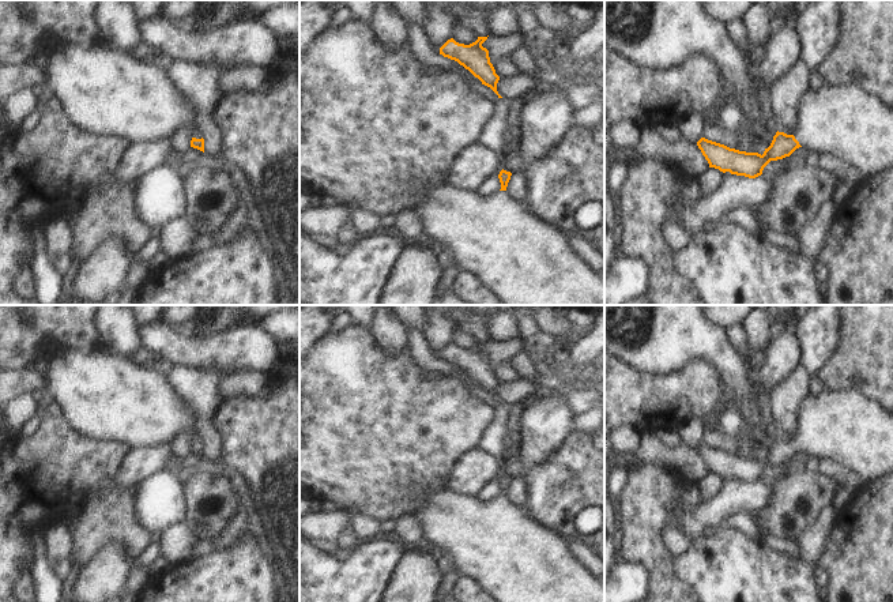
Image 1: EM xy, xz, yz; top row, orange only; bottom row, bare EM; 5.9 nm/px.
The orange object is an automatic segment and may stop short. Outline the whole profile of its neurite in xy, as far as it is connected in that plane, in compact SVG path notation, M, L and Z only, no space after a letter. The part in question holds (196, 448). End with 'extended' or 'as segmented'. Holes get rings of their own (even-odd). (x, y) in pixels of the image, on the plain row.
M60 347L39 368L45 390L83 434L108 443L127 443L133 448L154 448L170 444L180 432L191 429L191 452L204 458L195 409L174 390L166 375L151 369L150 364L136 364L131 357L105 347L90 354Z; extended

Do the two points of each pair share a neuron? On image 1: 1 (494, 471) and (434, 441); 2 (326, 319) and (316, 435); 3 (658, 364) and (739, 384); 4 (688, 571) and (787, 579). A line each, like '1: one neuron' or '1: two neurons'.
1: two neurons
2: two neurons
3: one neuron
4: one neuron

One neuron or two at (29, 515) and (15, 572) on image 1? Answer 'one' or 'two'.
one

